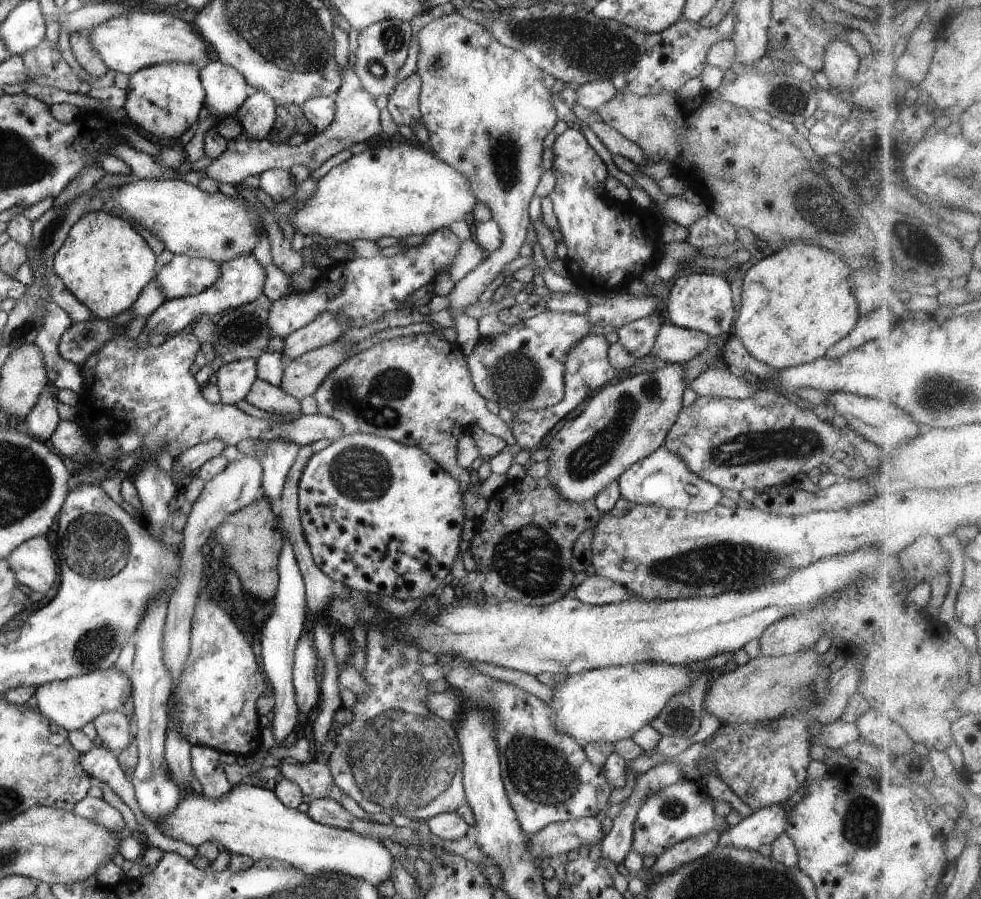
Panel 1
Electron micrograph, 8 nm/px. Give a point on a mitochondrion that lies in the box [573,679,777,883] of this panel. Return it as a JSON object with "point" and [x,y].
{"point":[674,808]}

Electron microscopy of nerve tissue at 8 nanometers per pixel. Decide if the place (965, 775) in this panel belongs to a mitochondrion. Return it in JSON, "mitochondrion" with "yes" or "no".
{"mitochondrion":"no"}

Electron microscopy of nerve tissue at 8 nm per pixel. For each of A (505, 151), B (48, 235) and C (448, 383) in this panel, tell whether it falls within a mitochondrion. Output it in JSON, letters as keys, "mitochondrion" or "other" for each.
{"A":"mitochondrion","B":"mitochondrion","C":"other"}

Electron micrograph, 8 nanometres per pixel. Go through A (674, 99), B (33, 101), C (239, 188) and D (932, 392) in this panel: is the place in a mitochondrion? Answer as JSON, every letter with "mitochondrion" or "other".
{"A":"other","B":"other","C":"other","D":"mitochondrion"}

